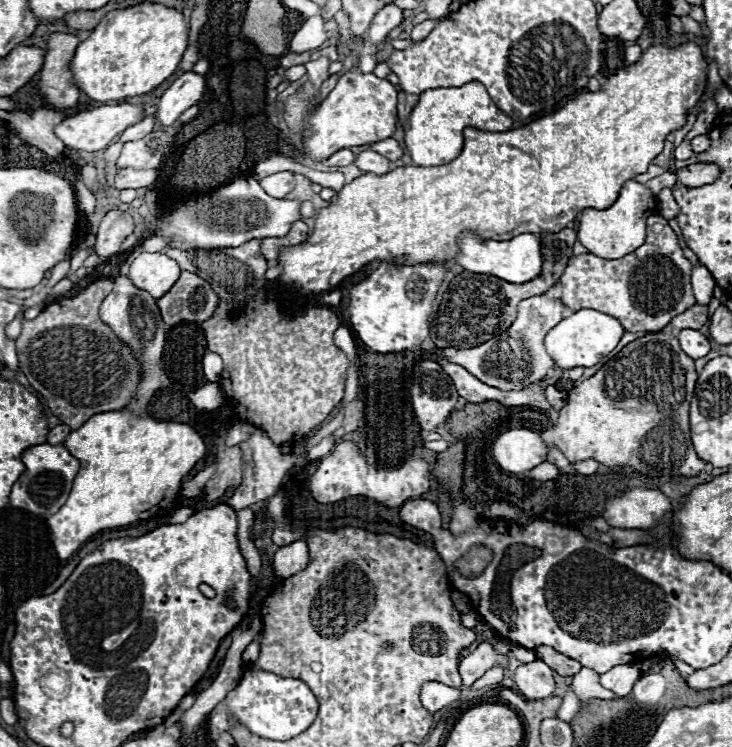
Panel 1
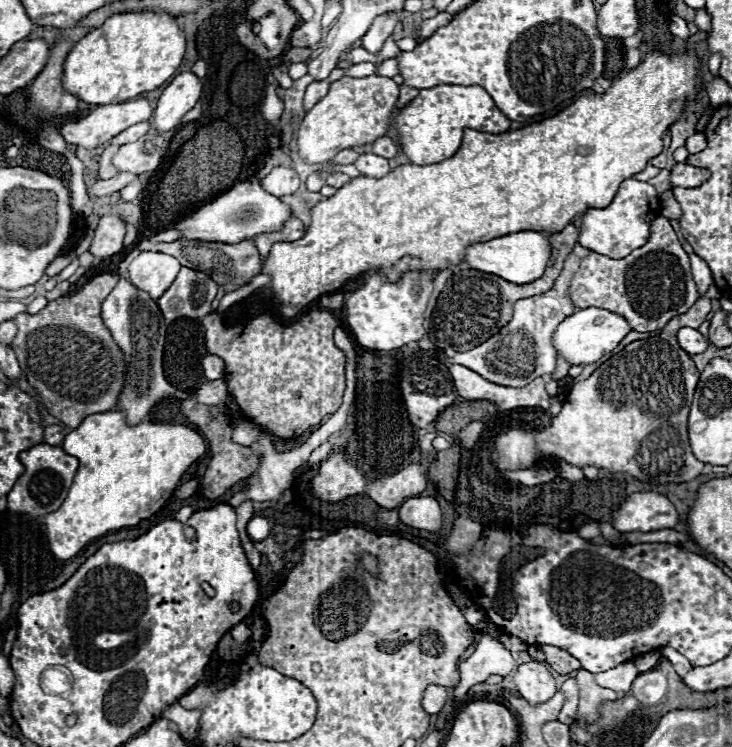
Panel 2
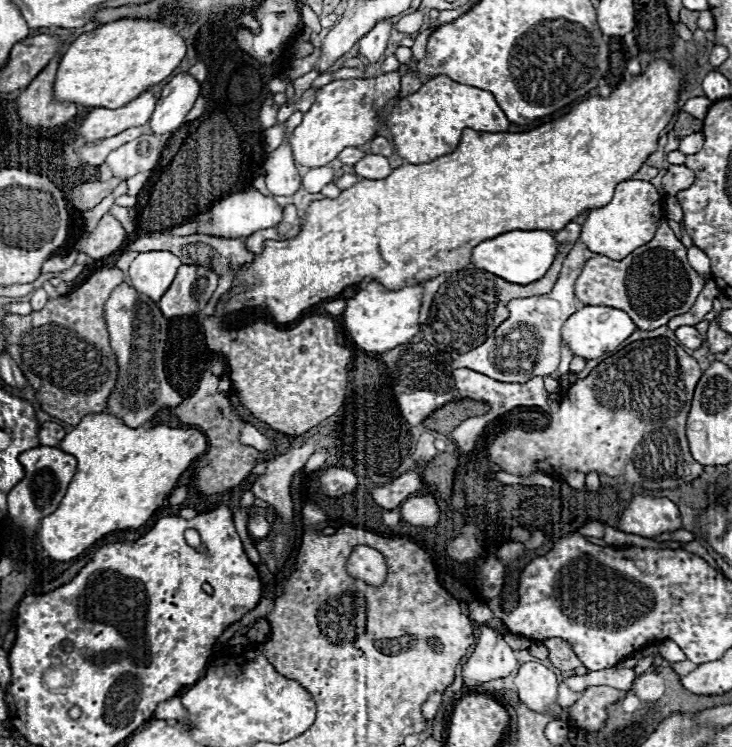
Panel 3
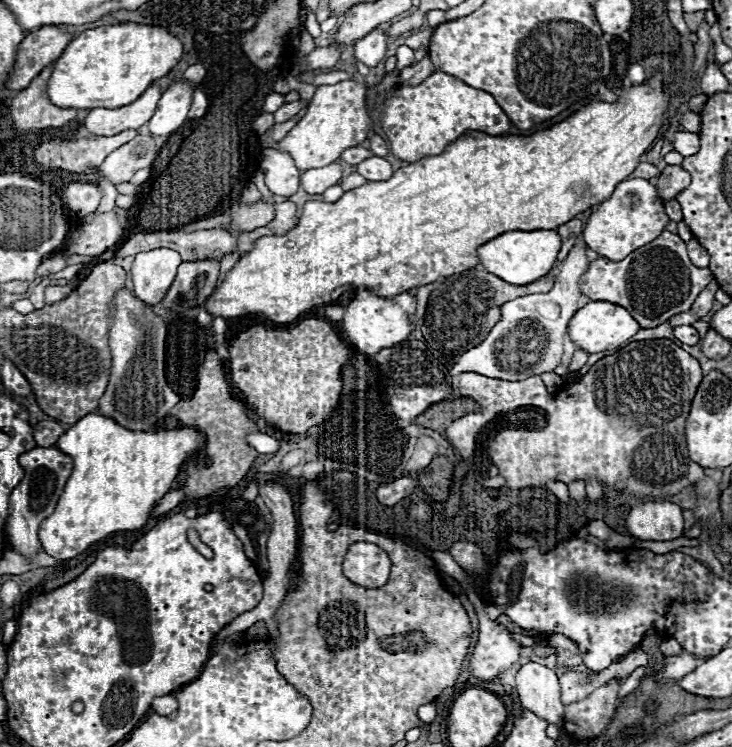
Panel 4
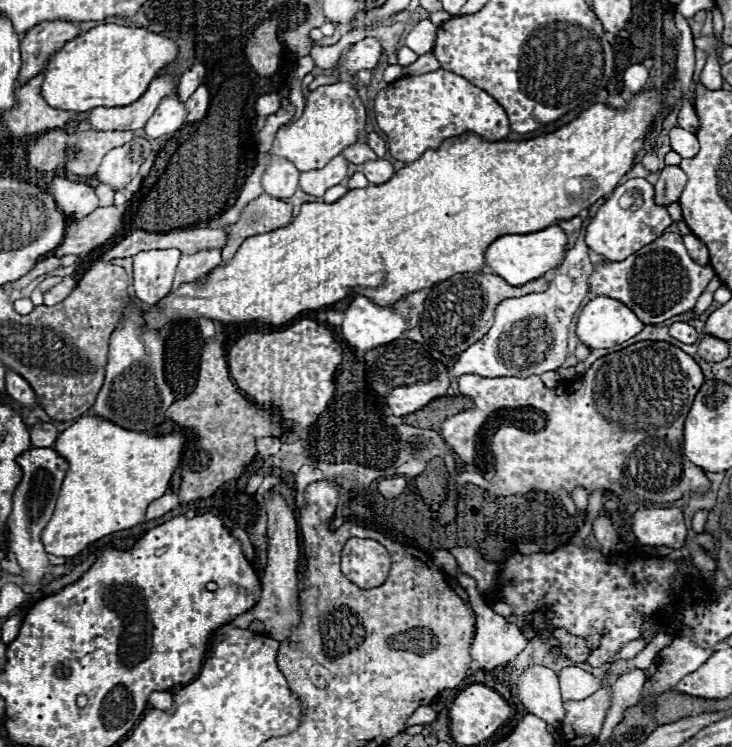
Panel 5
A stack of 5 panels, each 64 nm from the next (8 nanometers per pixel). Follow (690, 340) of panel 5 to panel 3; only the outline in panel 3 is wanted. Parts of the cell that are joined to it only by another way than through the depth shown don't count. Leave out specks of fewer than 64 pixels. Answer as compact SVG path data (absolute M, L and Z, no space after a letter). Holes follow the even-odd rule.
M680 326L674 330L674 334L682 342L682 346L686 346L686 348L696 350L702 346L702 336L698 334L698 330L694 326Z

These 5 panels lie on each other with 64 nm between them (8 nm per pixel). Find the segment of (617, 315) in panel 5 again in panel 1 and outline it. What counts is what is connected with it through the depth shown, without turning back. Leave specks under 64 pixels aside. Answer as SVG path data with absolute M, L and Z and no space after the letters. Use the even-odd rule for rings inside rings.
M582 308L582 310L574 312L570 318L564 318L558 326L554 326L548 332L544 344L546 344L546 350L550 352L552 360L556 362L556 366L560 366L564 370L570 370L574 366L590 368L590 366L598 364L606 354L610 354L618 346L624 332L626 330L622 328L618 318L592 310L592 308Z

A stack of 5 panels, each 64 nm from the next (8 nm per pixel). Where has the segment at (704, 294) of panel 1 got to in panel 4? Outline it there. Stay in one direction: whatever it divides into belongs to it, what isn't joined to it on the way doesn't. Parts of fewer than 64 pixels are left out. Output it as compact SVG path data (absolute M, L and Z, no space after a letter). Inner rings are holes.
M694 238L688 242L688 256L690 256L690 260L692 260L694 266L700 266L700 268L708 266L710 254L708 254L708 252L706 252Z

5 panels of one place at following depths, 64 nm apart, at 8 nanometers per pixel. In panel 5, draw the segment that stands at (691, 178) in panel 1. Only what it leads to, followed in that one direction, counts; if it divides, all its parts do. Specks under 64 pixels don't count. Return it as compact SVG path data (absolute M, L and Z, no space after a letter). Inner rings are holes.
M666 166L656 182L656 204L658 206L670 206L672 202L678 200L680 192L686 186L686 174L678 166Z

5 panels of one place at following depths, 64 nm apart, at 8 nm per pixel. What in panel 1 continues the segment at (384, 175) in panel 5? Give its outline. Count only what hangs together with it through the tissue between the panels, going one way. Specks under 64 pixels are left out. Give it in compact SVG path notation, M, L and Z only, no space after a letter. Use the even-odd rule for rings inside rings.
M364 150L362 154L358 154L358 158L356 158L356 162L354 162L362 172L366 172L366 174L376 174L376 176L382 176L382 174L386 174L390 168L388 168L388 164L390 164L390 160L386 160L384 156L380 156L380 154L376 154L376 152L372 152L372 150Z

